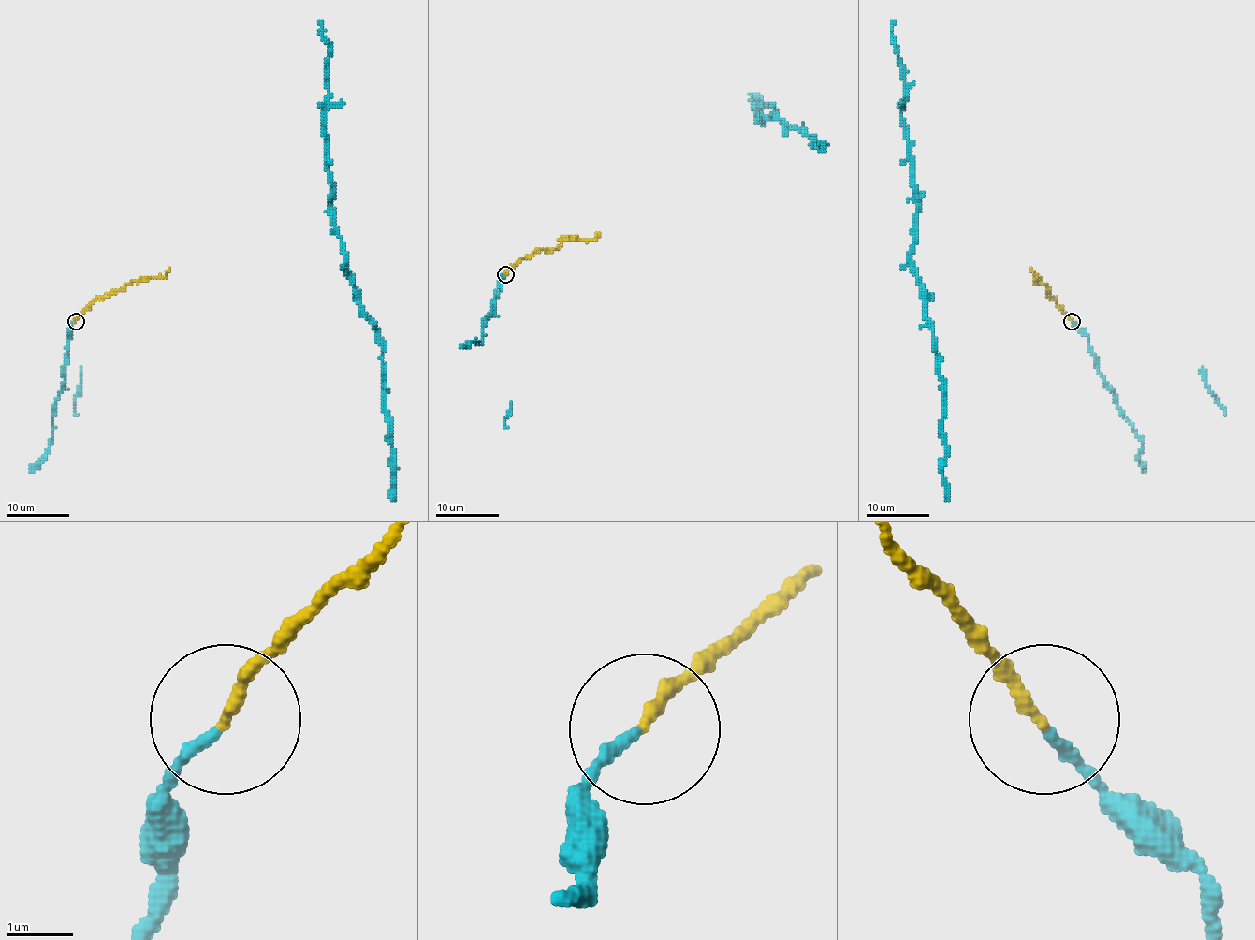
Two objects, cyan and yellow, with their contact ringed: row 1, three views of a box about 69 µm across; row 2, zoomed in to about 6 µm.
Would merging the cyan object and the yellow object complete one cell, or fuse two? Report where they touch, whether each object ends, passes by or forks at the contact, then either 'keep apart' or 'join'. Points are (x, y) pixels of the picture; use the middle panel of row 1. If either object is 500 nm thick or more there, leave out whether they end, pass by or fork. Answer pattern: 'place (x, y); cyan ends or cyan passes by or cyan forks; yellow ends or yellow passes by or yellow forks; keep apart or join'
place (505, 274); cyan ends; yellow ends; join

